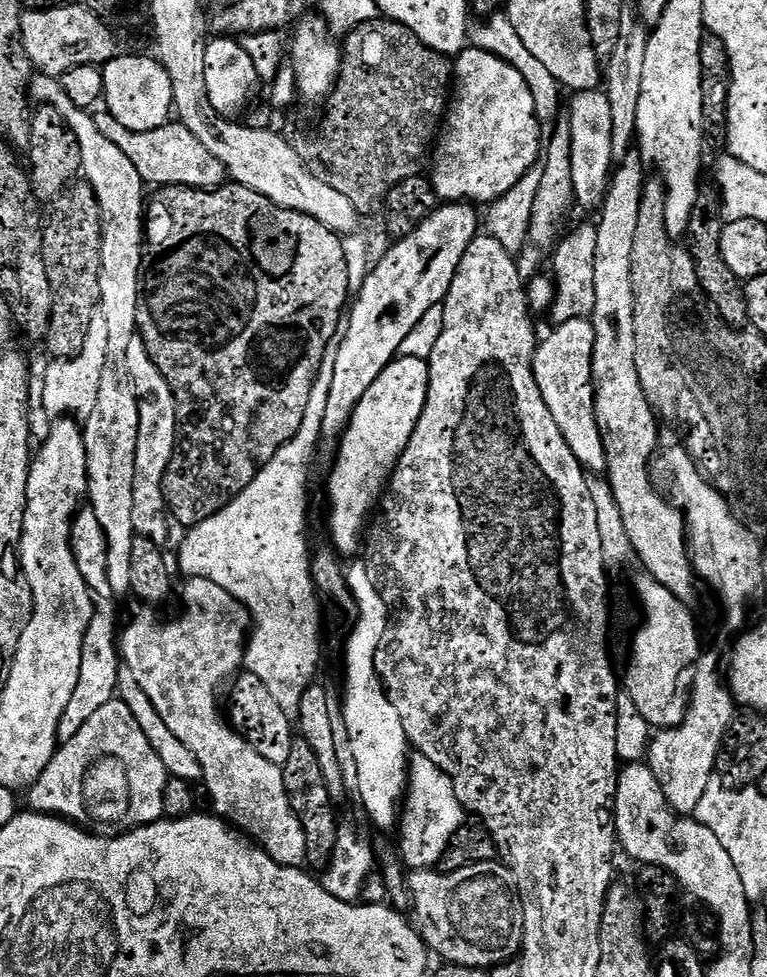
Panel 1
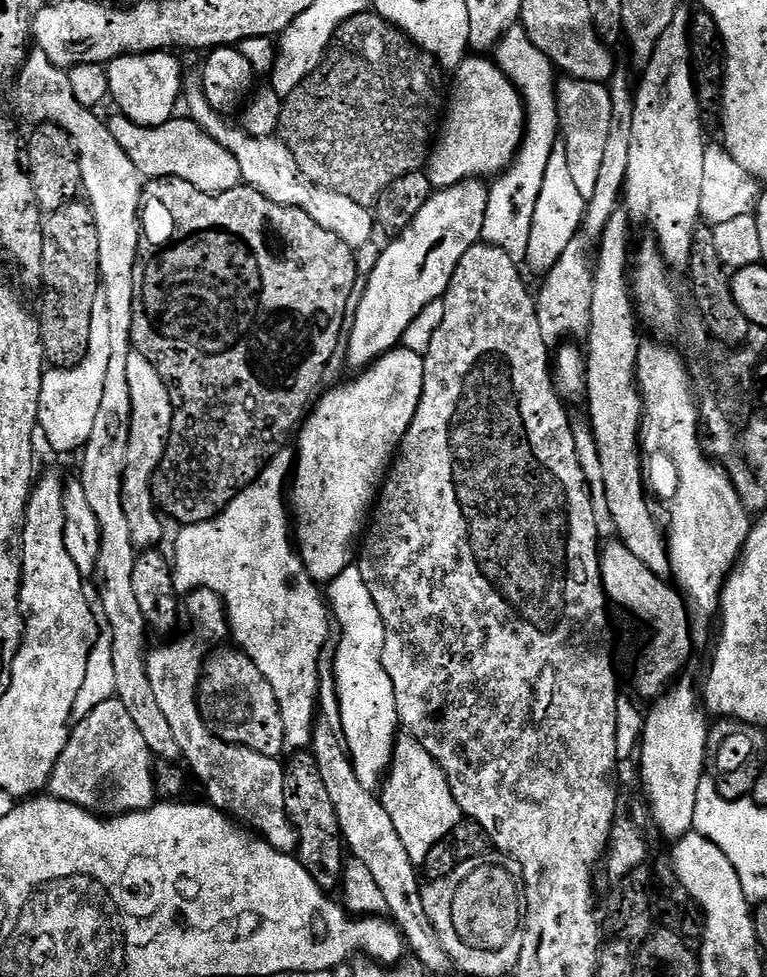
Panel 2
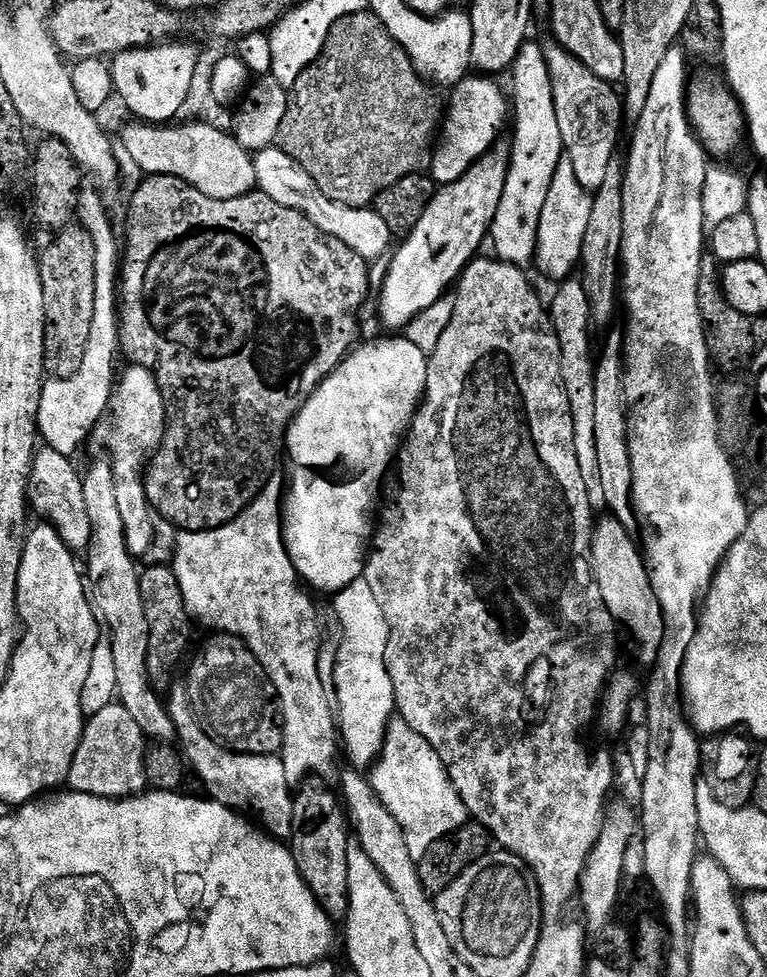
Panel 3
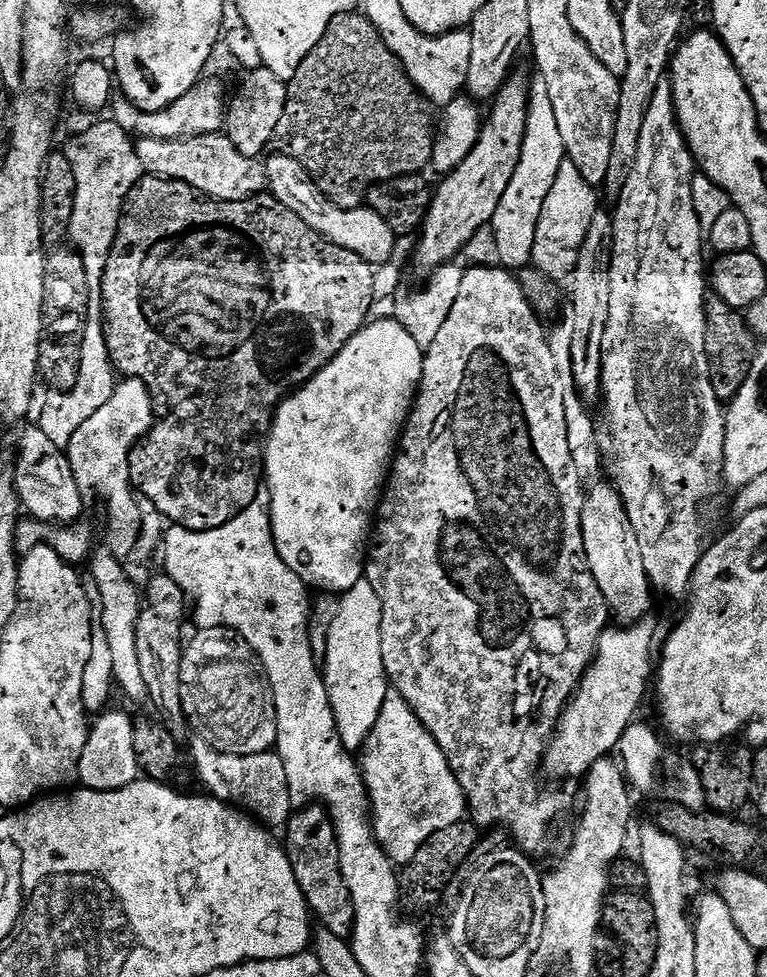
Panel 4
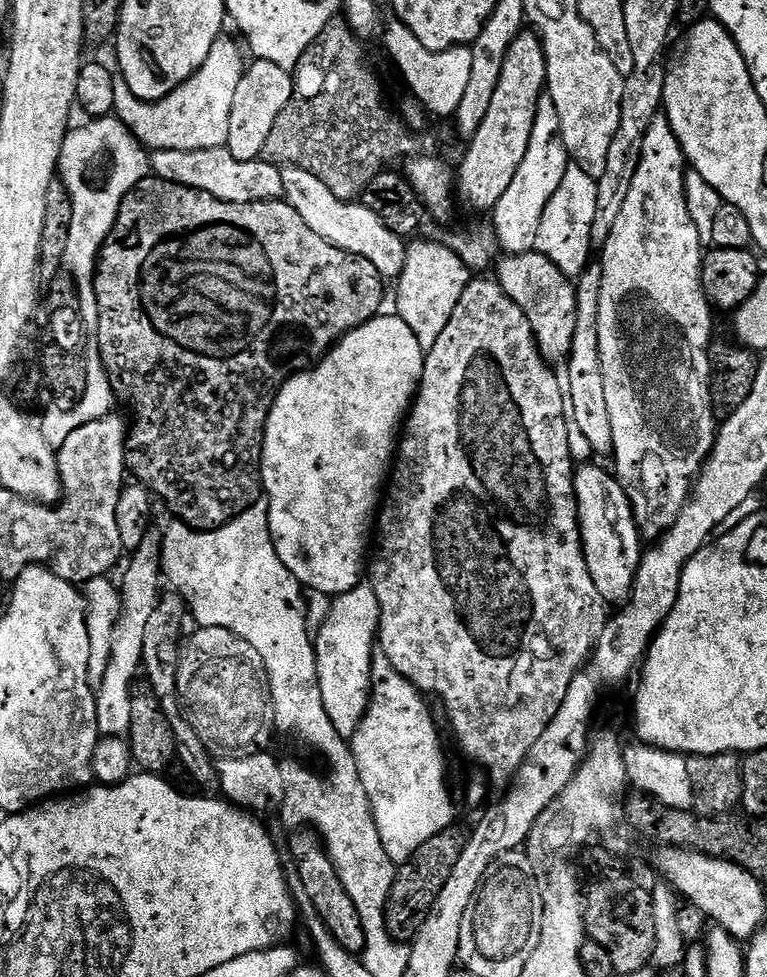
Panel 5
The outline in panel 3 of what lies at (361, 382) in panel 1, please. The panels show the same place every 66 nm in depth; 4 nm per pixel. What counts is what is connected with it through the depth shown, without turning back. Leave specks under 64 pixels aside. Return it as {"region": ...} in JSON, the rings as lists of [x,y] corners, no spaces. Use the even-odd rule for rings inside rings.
{"region":[[[501,138],[458,182],[443,185],[432,197],[426,214],[418,218],[418,226],[403,237],[404,245],[395,249],[396,257],[380,288],[380,320],[392,328],[388,330],[404,330],[416,315],[434,306],[459,281],[461,272],[479,253],[476,251],[480,243],[485,243],[492,231],[511,161],[509,141]]]}

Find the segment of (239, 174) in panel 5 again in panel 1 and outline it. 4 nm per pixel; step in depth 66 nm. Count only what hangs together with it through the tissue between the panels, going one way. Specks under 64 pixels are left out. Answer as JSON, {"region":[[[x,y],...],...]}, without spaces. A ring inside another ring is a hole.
{"region":[[[106,110],[97,111],[95,117],[98,130],[106,134],[106,138],[110,138],[110,142],[114,142],[114,146],[118,146],[122,154],[130,158],[130,162],[134,162],[134,170],[138,170],[145,185],[211,190],[225,183],[224,163],[214,158],[214,154],[210,154],[210,150],[206,150],[206,146],[202,146],[202,142],[198,142],[198,138],[194,138],[194,134],[190,134],[190,130],[186,130],[184,124],[169,122],[158,130],[131,132]]]}

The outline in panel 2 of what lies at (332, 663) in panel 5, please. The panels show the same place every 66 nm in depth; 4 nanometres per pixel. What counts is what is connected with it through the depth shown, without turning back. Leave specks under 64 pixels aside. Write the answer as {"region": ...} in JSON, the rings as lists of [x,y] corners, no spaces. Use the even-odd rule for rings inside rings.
{"region":[[[349,566],[342,570],[342,574],[338,574],[338,578],[327,581],[326,600],[335,623],[336,620],[340,623],[340,645],[336,648],[336,700],[340,703],[338,728],[342,733],[348,759],[354,766],[354,774],[358,774],[358,782],[362,782],[366,789],[376,790],[381,787],[388,767],[392,764],[392,751],[400,728],[394,686],[390,682],[390,674],[386,674],[382,666],[382,650],[386,642],[384,619],[378,606],[374,606],[374,598],[370,598],[370,586],[366,586],[366,578],[362,578],[362,570],[358,566]]]}

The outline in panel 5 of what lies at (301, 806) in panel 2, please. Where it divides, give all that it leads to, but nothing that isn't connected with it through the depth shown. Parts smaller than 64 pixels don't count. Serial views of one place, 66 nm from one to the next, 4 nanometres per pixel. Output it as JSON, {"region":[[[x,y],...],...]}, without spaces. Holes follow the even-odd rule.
{"region":[[[296,830],[292,836],[291,859],[296,861],[298,875],[302,878],[303,888],[310,894],[310,902],[322,918],[322,922],[337,939],[340,946],[353,954],[363,953],[366,946],[366,930],[362,930],[362,918],[358,918],[358,906],[346,894],[346,886],[342,886],[342,878],[338,878],[338,870],[334,870],[334,862],[324,848],[324,842],[312,830]]]}

